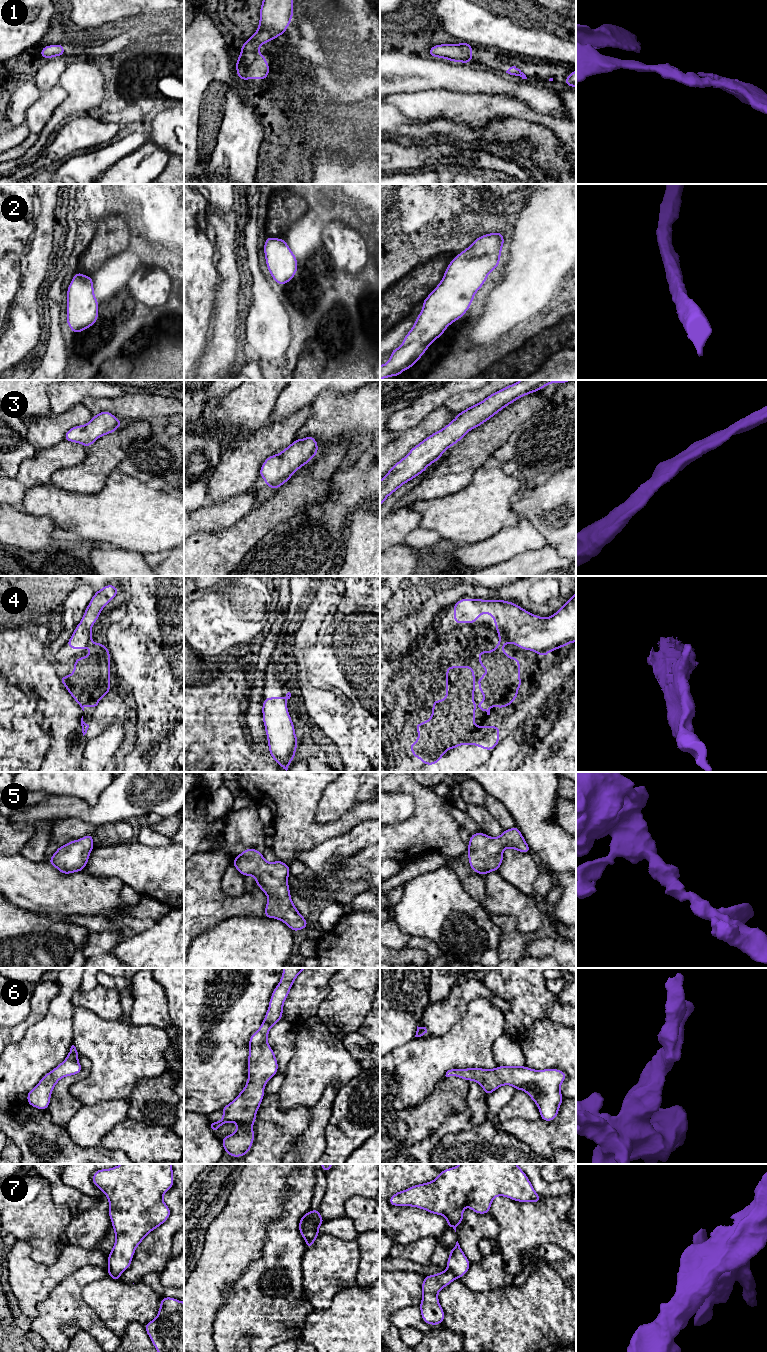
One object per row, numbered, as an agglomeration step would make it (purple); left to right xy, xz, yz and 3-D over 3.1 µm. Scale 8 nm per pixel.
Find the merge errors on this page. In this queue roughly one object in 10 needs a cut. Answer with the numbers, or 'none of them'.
7

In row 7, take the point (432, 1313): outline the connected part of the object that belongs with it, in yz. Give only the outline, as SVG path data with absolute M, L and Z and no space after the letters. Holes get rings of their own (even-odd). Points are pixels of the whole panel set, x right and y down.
M451 1270L439 1272L435 1275L427 1275L422 1282L422 1300L420 1311L422 1319L429 1325L439 1325L443 1323L445 1313L438 1300L439 1291L448 1286L456 1279Z

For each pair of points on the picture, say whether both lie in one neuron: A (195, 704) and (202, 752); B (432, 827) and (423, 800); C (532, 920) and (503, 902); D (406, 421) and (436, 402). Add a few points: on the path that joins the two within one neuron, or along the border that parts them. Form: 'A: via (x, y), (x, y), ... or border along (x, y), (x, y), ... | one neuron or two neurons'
A: via (195, 716), (195, 740) | one neuron
B: via (431, 820), (431, 811), (428, 807) | one neuron
C: via (525, 913), (515, 903), (510, 902) | one neuron
D: via (413, 414), (429, 402) | one neuron

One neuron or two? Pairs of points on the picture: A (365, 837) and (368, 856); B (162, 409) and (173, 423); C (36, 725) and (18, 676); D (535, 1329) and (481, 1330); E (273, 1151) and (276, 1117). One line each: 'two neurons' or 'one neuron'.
A: two neurons
B: two neurons
C: one neuron
D: one neuron
E: one neuron

